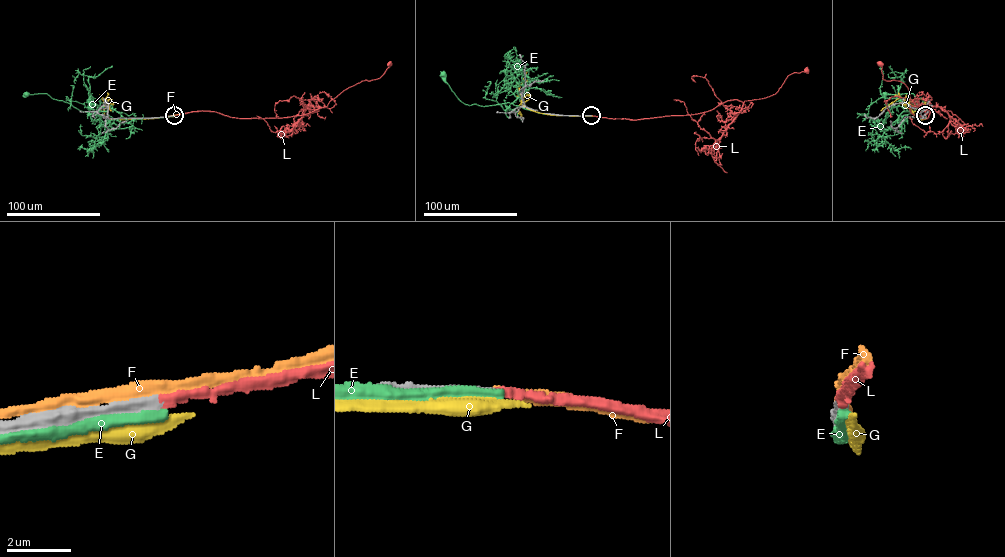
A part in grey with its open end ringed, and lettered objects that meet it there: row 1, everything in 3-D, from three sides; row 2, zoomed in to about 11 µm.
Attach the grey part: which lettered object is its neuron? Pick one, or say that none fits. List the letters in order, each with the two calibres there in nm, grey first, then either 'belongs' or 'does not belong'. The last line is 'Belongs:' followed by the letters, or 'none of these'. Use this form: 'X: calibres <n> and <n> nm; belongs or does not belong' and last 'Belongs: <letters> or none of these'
E: calibres 360 and 360 nm; does not belong
F: calibres 360 and 320 nm; does not belong
G: calibres 480 and 440 nm; does not belong
L: calibres 360 and 260 nm; belongs
Belongs: L

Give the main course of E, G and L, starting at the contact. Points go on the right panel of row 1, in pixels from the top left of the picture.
E: (925, 116), (921, 119), (912, 113), (916, 103), (913, 93), (884, 94)
G: (926, 116), (925, 119), (917, 118), (911, 105), (901, 97), (881, 110)
L: (925, 115), (929, 111), (927, 118), (911, 112), (913, 106), (908, 88), (900, 81), (883, 79), (880, 64)

